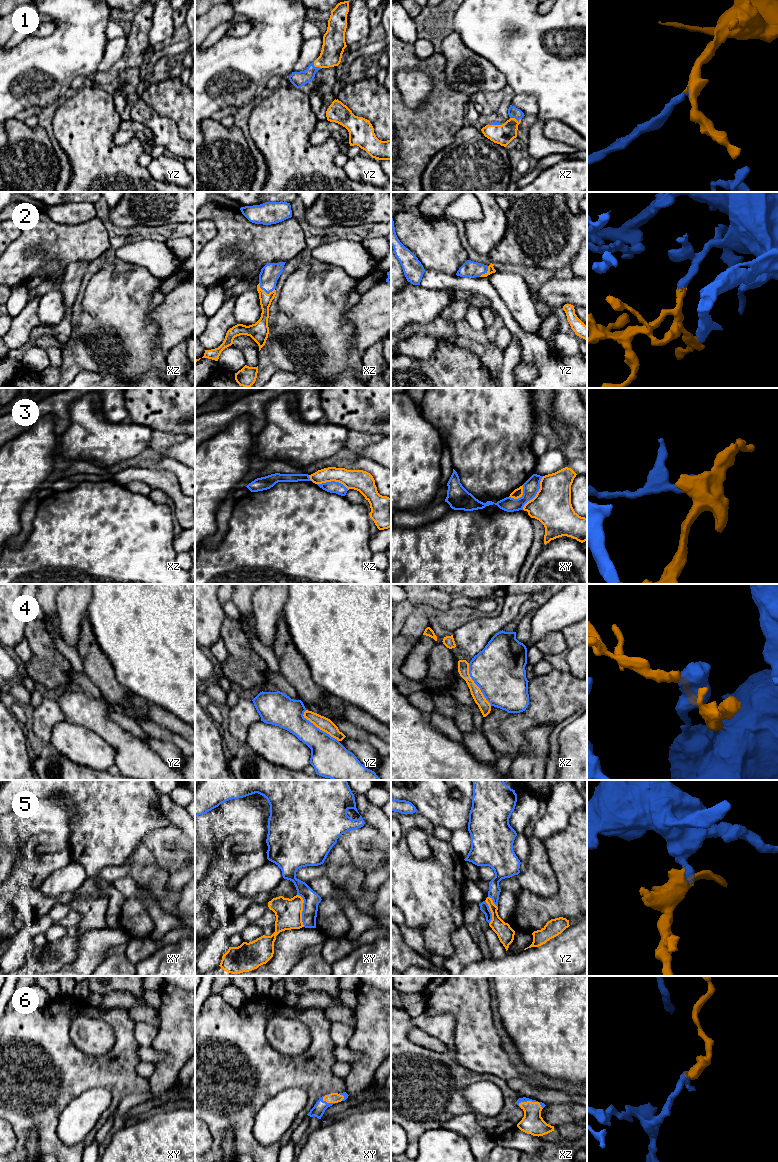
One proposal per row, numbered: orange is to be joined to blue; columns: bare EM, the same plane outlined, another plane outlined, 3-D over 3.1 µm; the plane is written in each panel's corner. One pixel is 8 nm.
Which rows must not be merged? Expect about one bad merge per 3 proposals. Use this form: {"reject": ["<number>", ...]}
{"reject": ["3", "5"]}

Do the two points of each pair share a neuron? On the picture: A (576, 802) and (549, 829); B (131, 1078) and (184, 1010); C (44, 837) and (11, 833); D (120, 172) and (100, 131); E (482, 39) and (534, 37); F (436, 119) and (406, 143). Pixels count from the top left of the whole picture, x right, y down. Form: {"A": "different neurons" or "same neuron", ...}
{"A": "same neuron", "B": "different neurons", "C": "same neuron", "D": "same neuron", "E": "same neuron", "F": "same neuron"}

